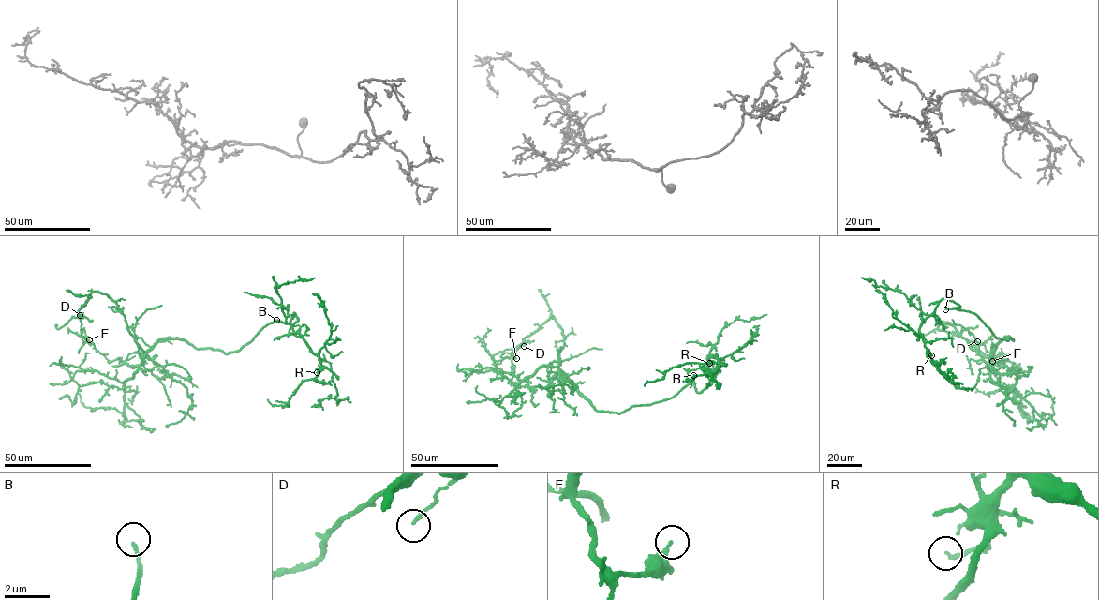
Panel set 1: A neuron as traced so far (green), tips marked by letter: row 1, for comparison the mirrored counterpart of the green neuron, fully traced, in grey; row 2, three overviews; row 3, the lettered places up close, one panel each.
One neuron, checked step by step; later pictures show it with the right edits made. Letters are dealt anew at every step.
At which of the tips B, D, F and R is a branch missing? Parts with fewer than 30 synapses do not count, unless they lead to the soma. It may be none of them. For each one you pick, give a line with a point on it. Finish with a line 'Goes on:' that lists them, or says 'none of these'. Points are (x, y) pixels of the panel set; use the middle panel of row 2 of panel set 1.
B: at (693, 375)
Goes on: B

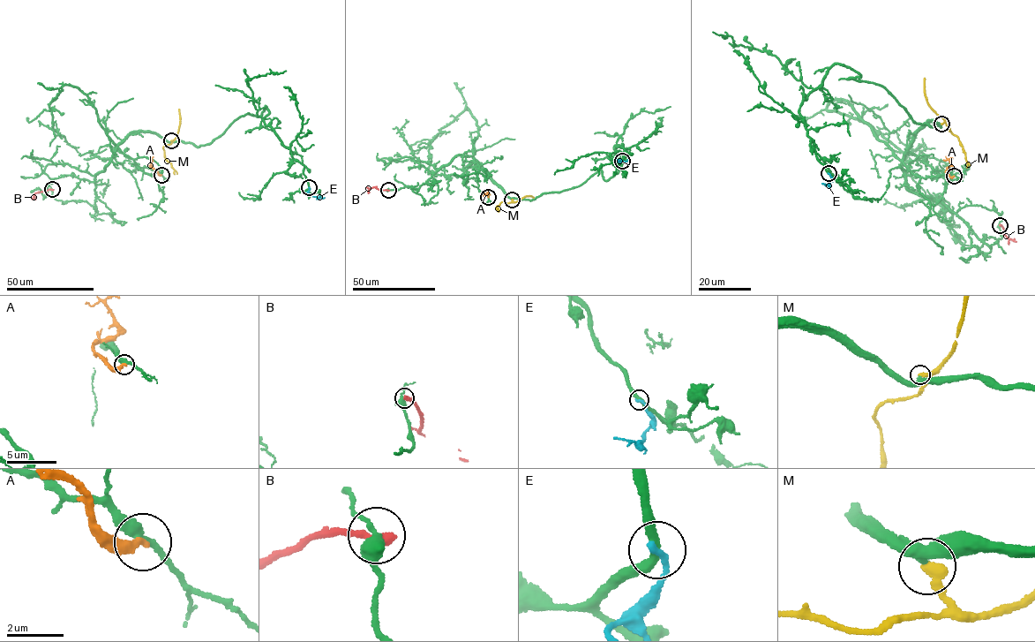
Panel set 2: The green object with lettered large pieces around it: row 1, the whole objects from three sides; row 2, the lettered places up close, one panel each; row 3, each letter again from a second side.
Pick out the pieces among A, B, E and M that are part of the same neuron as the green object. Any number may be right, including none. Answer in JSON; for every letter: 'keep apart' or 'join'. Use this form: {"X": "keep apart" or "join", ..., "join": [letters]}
{"A": "keep apart", "B": "keep apart", "E": "keep apart", "M": "join", "join": ["M"]}

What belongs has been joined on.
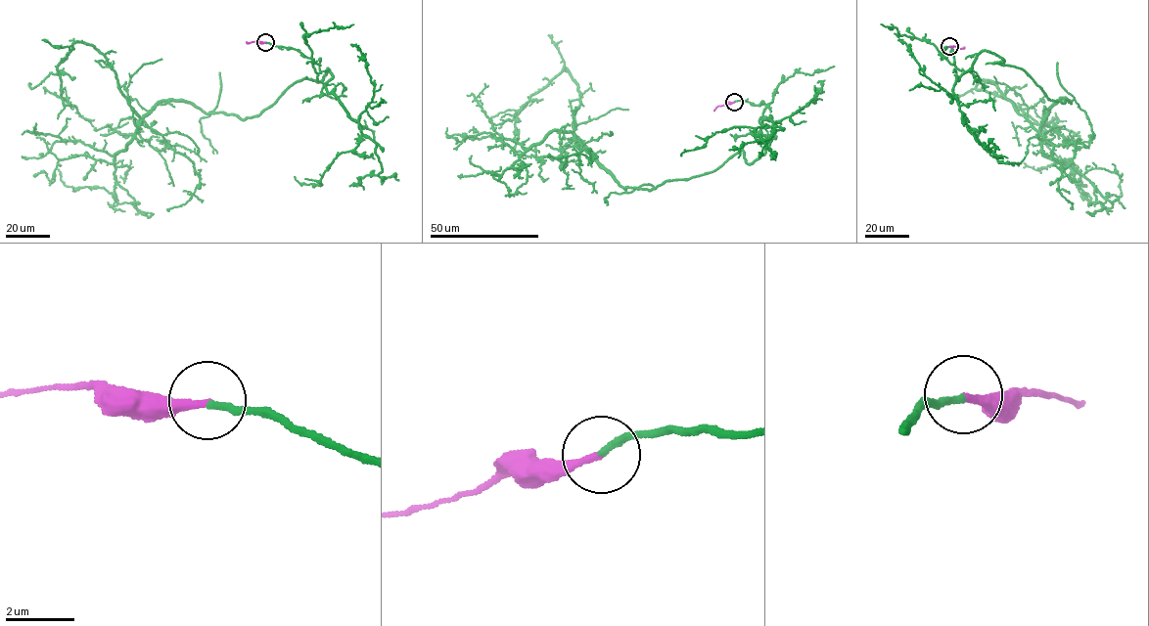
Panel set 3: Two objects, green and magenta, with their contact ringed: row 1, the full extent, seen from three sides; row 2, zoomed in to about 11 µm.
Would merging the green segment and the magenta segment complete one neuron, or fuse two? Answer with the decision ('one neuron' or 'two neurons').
one neuron

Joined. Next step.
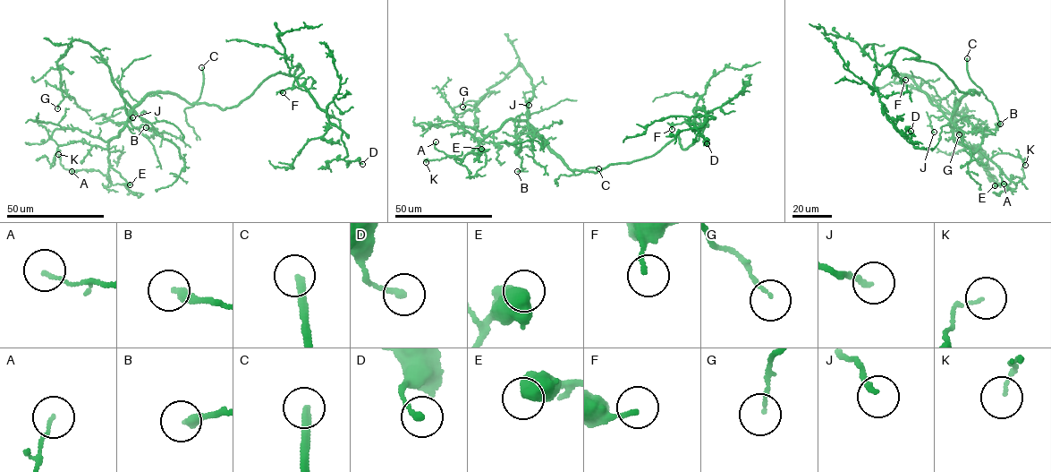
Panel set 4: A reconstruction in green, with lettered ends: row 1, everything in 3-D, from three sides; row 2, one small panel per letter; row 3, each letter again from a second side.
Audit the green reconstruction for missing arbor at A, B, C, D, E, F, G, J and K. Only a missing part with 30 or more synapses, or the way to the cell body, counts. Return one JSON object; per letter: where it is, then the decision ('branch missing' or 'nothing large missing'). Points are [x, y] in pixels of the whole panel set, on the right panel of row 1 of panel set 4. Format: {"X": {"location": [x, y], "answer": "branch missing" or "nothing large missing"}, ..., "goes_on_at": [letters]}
{"A": {"location": [1004, 184], "answer": "nothing large missing"}, "B": {"location": [1000, 124], "answer": "nothing large missing"}, "C": {"location": [967, 58], "answer": "branch missing"}, "D": {"location": [911, 131], "answer": "nothing large missing"}, "E": {"location": [995, 185], "answer": "nothing large missing"}, "F": {"location": [905, 80], "answer": "nothing large missing"}, "G": {"location": [959, 134], "answer": "nothing large missing"}, "J": {"location": [934, 132], "answer": "nothing large missing"}, "K": {"location": [1025, 165], "answer": "nothing large missing"}, "goes_on_at": ["C"]}

